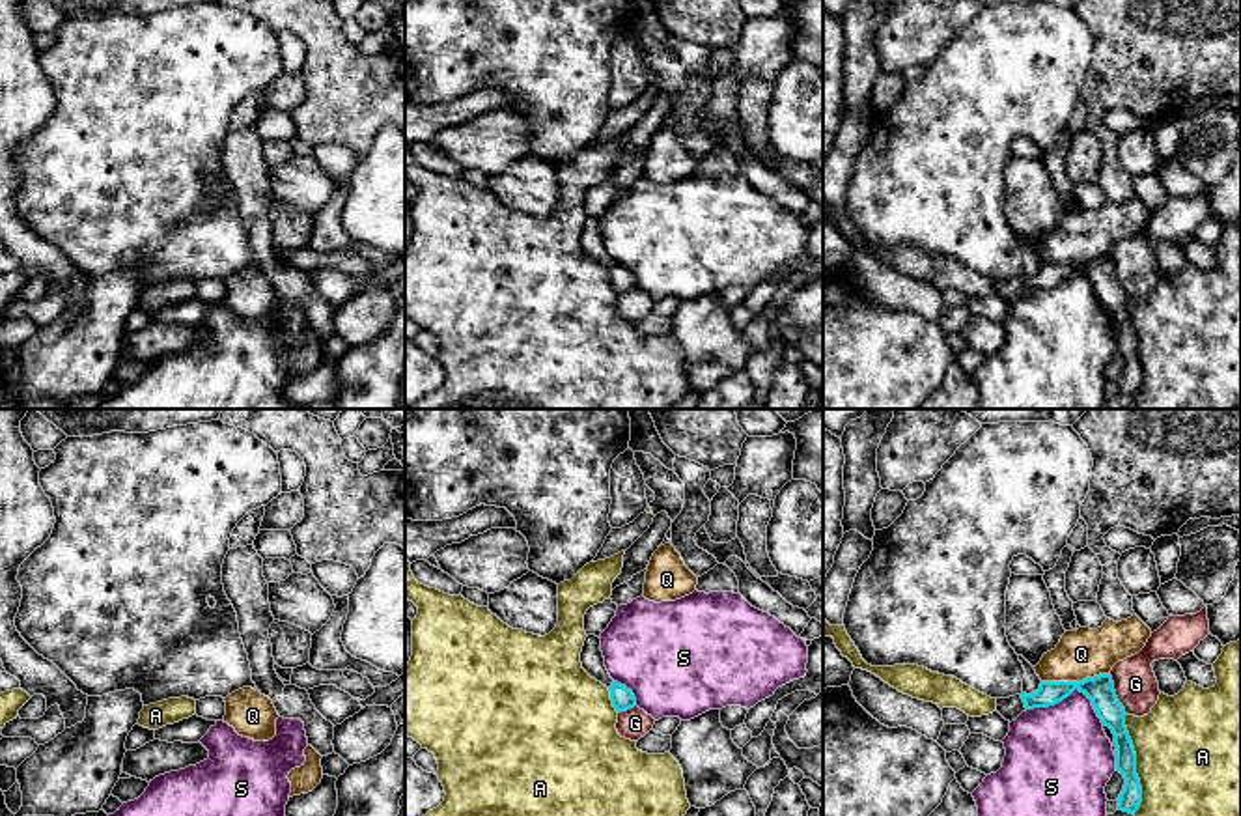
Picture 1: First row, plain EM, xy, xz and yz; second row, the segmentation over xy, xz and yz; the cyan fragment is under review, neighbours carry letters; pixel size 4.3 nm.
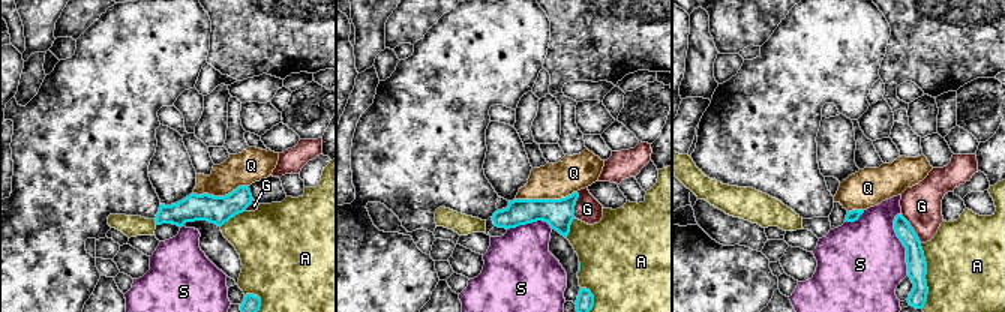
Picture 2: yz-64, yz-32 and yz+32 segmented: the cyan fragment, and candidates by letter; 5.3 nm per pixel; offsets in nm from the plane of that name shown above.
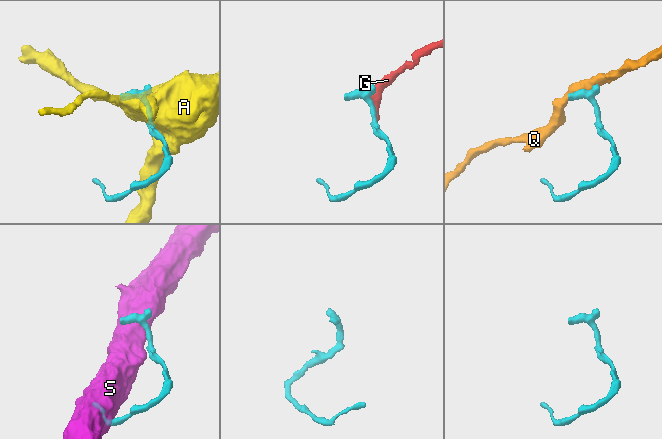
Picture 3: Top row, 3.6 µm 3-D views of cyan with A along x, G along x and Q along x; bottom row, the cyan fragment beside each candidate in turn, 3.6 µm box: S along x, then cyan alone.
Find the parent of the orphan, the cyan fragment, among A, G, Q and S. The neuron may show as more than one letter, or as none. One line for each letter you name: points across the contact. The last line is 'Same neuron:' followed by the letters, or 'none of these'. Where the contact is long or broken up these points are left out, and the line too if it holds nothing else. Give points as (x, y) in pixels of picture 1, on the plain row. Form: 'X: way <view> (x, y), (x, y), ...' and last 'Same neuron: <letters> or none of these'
Same neuron: none of these

